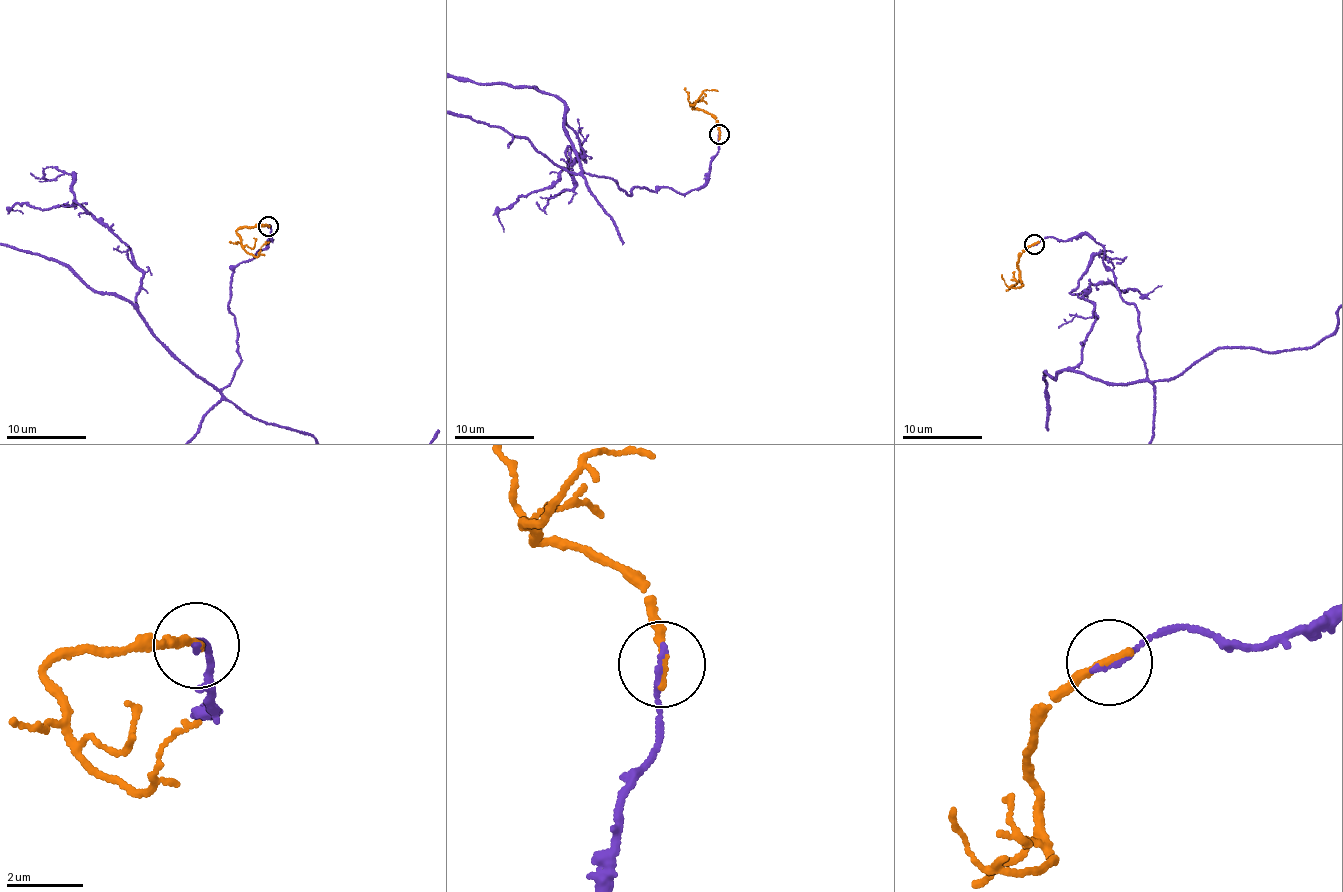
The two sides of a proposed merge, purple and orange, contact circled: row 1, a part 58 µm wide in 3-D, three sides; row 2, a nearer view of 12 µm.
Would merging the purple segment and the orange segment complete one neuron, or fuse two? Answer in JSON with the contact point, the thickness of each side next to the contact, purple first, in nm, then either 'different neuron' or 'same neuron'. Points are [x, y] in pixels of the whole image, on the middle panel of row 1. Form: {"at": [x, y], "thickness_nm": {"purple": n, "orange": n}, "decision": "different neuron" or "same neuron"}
{"at": [719, 134], "thickness_nm": {"purple": 140, "orange": 260}, "decision": "different neuron"}

